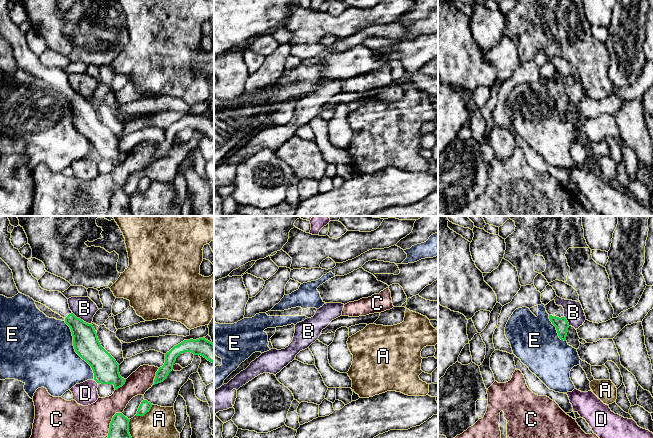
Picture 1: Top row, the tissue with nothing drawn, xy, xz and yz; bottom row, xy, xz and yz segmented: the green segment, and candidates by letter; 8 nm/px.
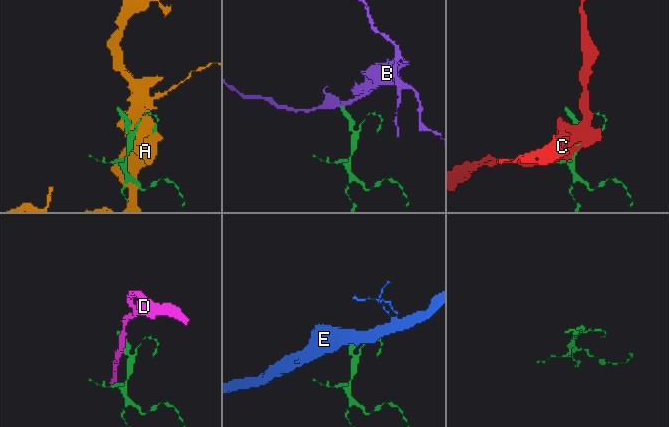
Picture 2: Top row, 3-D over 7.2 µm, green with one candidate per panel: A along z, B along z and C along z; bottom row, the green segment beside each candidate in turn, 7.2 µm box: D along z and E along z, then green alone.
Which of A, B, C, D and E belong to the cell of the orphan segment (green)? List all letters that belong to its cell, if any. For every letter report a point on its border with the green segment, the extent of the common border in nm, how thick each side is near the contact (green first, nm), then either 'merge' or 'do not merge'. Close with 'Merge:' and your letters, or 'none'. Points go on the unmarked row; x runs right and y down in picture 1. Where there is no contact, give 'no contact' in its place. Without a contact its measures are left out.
A: meets green in xy at (144, 190); contact 170 nm long; 90 nm thick on the green side, 360 nm on the other; do not merge
B: meets green in xy at (82, 96); contact 190 nm long; 200 nm thick on the green side, 180 nm on the other; do not merge
C: meets green in xy at (110, 200); contact 260 nm long; 190 nm thick on the green side, 440 nm on the other; do not merge
D: meets green in xy at (95, 156); contact 50 nm long; 200 nm thick on the green side, 180 nm on the other; do not merge
E: meets green in xy at (75, 126); contact 550 nm long; 200 nm thick on the green side, 480 nm on the other; do not merge
Merge: none

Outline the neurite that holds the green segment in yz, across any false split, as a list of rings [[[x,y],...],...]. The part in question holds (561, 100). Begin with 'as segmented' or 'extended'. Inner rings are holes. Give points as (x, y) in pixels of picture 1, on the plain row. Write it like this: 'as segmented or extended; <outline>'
extended; [[[553,75],[547,81],[545,81],[545,84],[547,89],[549,90],[550,97],[556,103],[559,114],[566,117],[569,99],[564,93],[563,83],[558,82]]]

